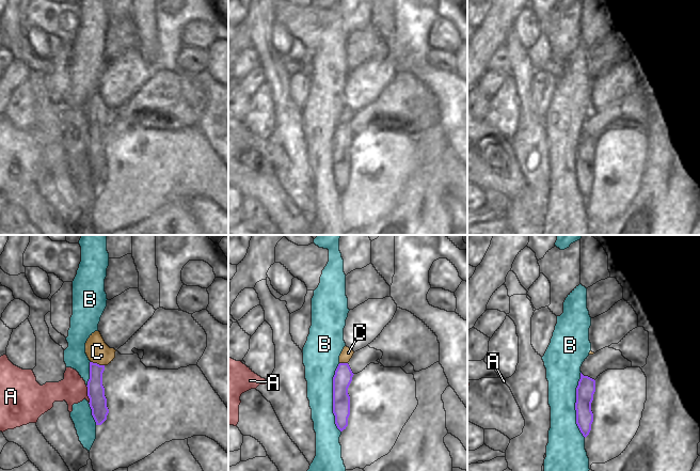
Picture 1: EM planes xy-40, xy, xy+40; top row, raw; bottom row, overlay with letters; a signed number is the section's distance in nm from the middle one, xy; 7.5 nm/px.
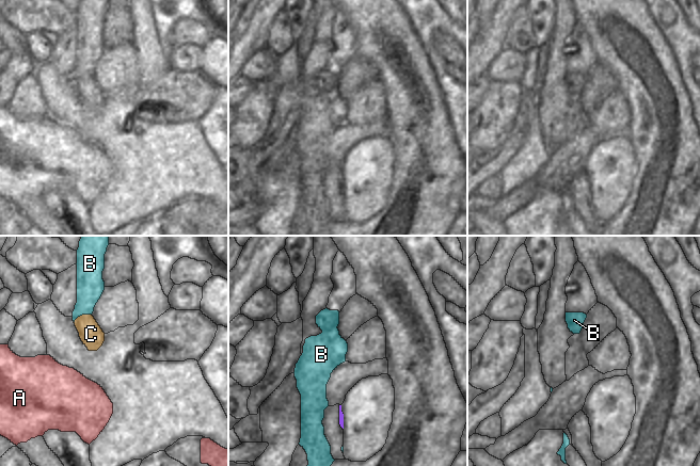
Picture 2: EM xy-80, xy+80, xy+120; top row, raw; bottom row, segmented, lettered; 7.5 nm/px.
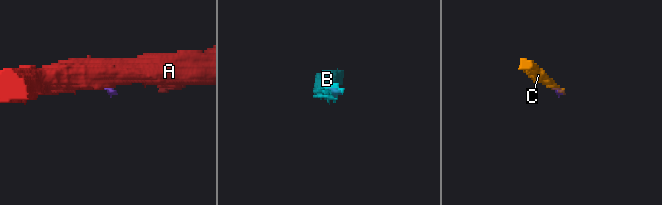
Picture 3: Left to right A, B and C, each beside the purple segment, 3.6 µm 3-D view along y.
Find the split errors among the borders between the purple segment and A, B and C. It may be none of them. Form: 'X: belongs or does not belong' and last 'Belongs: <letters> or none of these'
A: does not belong
B: does not belong
C: belongs
Belongs: C

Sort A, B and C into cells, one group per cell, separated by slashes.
A / B / C

